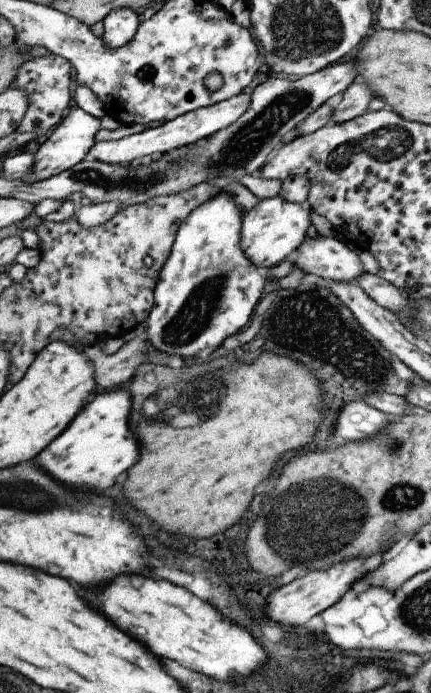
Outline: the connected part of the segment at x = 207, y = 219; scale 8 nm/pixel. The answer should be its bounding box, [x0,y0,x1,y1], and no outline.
[143,189,273,359]

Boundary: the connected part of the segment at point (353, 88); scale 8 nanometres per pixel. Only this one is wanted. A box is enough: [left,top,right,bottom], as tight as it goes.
[332,80,376,123]

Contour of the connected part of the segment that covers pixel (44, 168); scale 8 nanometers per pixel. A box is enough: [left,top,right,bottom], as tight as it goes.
[21,108,101,182]

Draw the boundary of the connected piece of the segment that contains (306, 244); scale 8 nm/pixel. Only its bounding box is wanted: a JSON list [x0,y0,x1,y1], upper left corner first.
[296,236,362,283]

